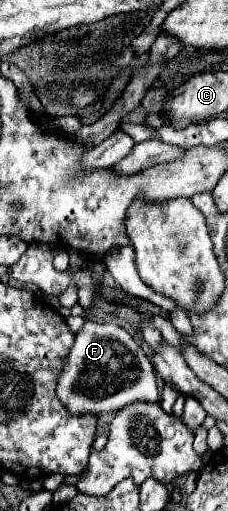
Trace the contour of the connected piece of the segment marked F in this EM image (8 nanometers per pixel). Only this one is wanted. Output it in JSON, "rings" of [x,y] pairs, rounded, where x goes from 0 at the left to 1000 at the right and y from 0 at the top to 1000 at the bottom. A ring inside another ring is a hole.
{"rings":[[[377,626],[333,650],[316,685],[298,689],[289,705],[272,705],[246,775],[325,814],[509,806],[535,795],[605,783],[693,787],[684,732],[632,685],[544,642],[518,634],[430,634]]]}

